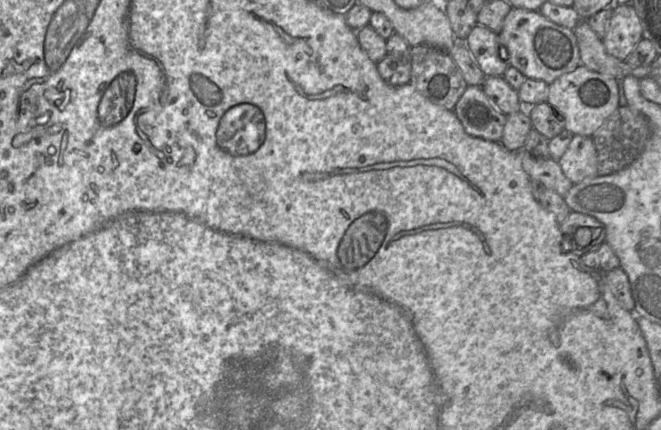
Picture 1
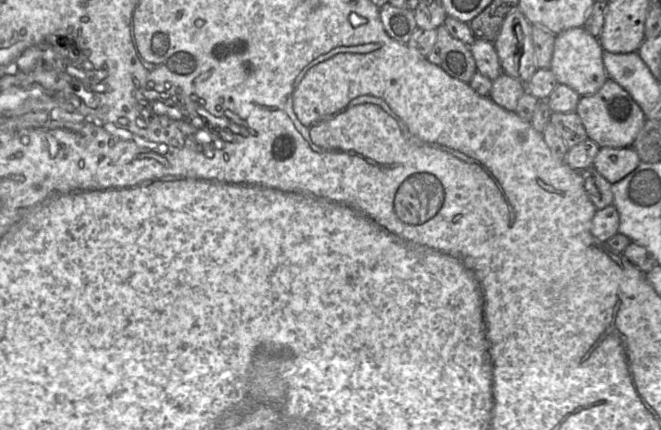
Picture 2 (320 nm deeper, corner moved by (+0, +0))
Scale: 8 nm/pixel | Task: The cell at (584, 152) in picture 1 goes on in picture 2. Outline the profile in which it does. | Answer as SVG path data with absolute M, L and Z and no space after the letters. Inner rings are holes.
M631 146L622 148L600 147L592 167L612 184L623 179L640 163L639 155Z

